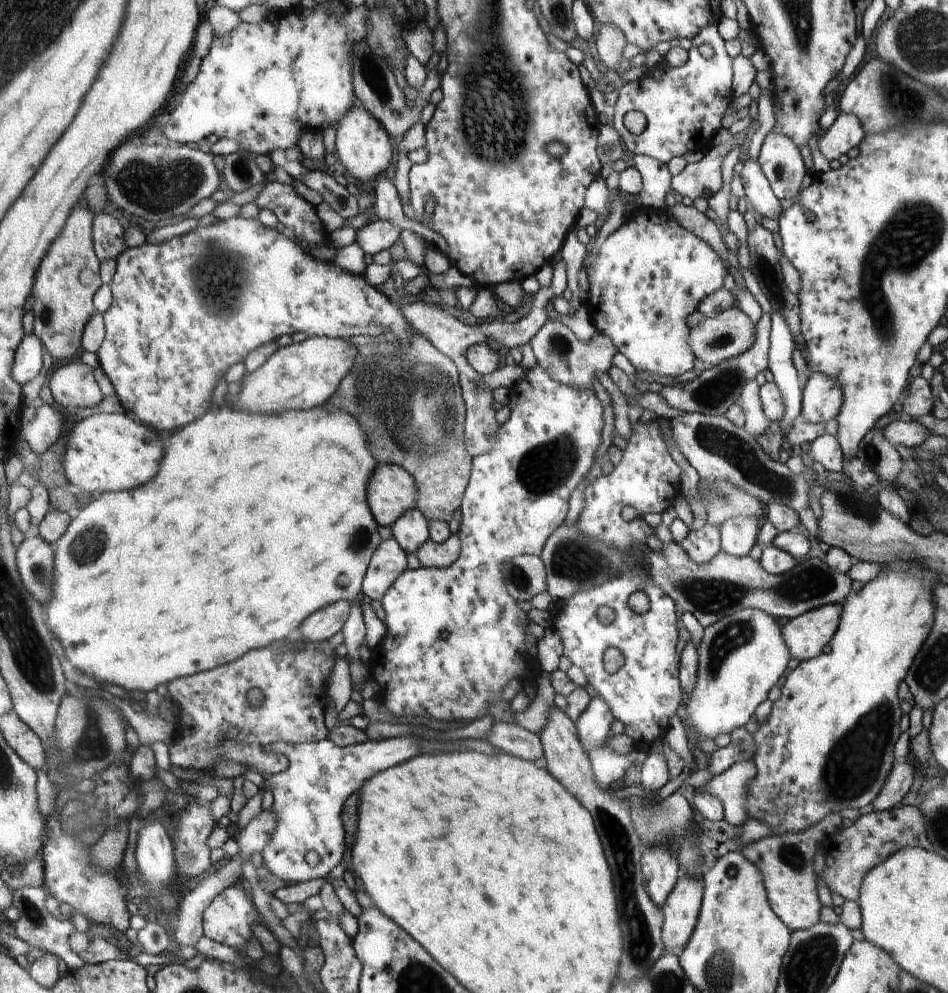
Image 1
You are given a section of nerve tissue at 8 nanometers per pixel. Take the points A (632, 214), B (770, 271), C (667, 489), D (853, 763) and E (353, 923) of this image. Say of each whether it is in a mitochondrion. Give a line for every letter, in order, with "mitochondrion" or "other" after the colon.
A: other
B: mitochondrion
C: other
D: mitochondrion
E: other

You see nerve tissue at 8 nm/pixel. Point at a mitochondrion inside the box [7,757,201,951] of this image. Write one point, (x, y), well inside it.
(35, 917)

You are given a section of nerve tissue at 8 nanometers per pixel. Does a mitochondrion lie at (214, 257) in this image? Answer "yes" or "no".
yes

